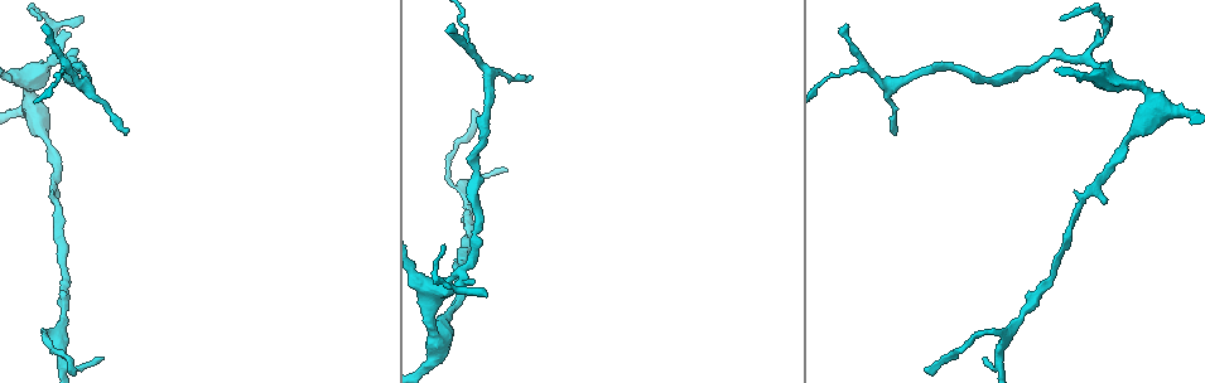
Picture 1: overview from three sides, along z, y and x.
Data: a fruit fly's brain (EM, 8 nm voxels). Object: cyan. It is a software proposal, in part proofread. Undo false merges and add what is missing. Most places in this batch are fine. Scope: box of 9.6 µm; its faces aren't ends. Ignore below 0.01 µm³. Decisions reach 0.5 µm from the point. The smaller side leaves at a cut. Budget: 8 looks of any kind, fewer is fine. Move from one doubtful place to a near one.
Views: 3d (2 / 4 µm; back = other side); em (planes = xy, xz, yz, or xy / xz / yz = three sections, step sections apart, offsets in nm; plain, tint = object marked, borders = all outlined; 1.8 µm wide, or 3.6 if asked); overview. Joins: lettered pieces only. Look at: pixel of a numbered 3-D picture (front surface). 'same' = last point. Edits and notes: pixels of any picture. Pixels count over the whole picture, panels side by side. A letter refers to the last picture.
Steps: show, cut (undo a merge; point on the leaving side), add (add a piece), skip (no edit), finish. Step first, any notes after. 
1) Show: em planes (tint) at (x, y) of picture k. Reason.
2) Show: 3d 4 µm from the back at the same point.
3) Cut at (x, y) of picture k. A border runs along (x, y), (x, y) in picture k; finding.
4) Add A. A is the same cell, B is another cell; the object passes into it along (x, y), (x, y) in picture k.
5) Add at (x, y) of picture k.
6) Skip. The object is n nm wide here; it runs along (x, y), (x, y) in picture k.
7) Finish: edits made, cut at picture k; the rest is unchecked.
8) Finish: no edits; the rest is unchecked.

Show: em xz step 4 (tint) at (1061, 20) of picture 1. An open end.

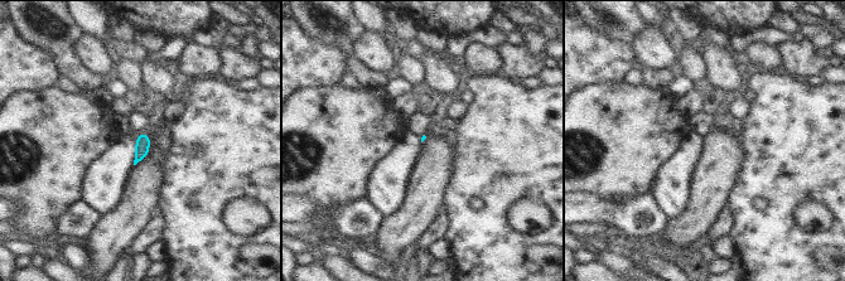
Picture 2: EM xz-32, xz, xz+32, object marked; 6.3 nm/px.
Show: em planes (borders) at the same point.

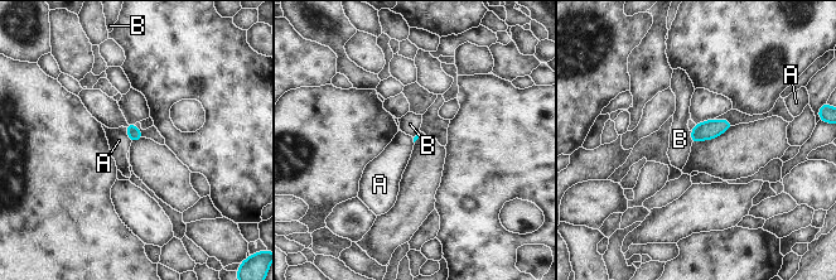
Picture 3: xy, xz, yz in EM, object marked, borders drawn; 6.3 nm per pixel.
Skip. A and B are other cells; a border runs along (125, 128), (131, 141) in picture 3; none of them fits.

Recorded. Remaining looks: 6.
Show: 3d 2 µm at (1104, 200) of picture 1. Free end.

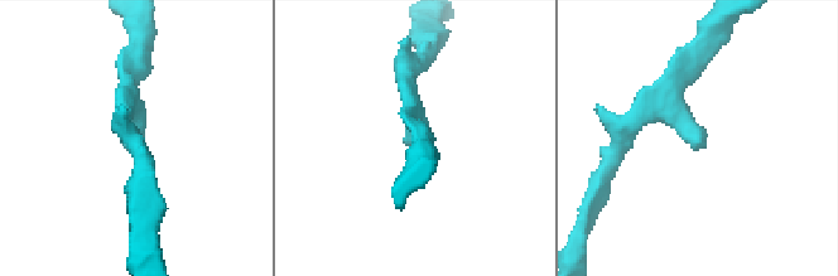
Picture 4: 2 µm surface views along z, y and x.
Show: em planes (tint) at (407, 142) of picture 4.

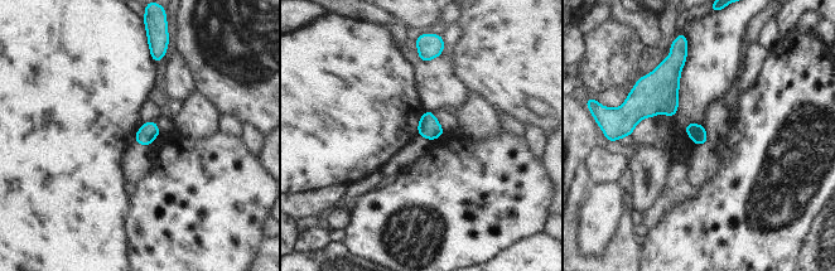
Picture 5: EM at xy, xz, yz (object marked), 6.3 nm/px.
Show: em planes (borders) at the same point.

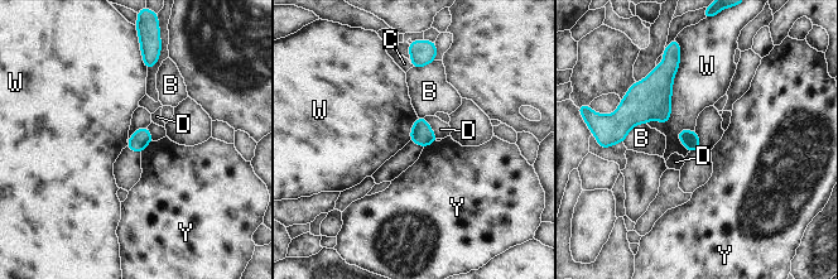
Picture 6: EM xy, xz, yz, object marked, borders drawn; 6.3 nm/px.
Skip. The object is 110 nm wide here; B, C, D, W and Y are other cells; a border runs along (680, 54), (670, 116), (646, 123) in picture 6; none of them fits.

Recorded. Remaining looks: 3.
Show: em planes (tint) at (466, 182) of picture 1. Abrupt turn.

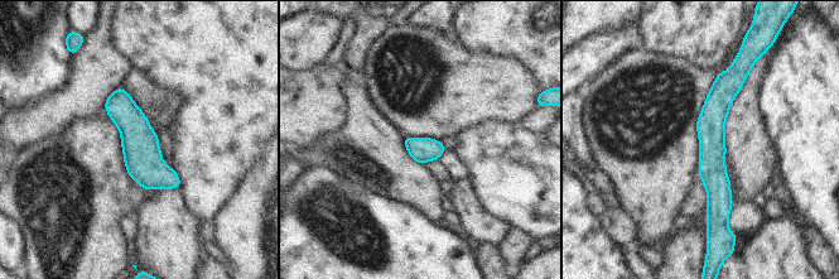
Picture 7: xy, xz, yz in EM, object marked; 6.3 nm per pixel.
Show: em planes (borders) at the same point.

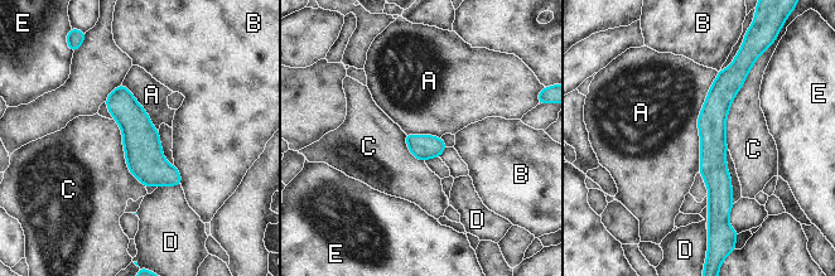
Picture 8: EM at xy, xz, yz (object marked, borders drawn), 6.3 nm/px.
Skip. The object is 160 nm wide here; A, B, C, D and E are other cells; a border runs along (718, 72), (698, 119), (698, 172) in picture 8; one cell here.

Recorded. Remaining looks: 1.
Finish: no edits; the rest is unchecked.

